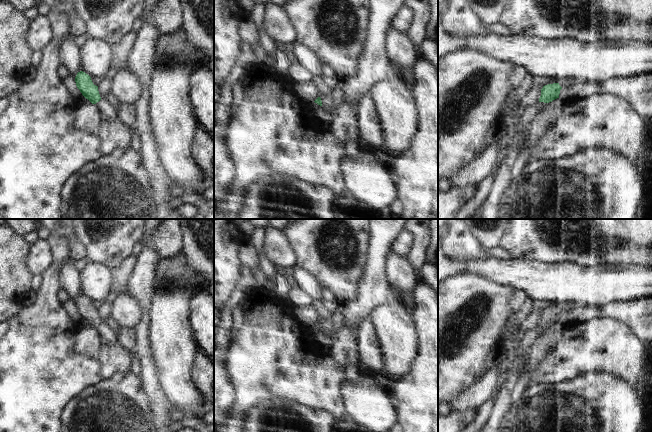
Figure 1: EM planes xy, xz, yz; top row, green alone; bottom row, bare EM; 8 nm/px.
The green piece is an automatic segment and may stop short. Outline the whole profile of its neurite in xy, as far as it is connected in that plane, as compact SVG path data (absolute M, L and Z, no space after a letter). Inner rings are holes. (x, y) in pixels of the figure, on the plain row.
M83 295L78 296L75 301L75 306L82 319L96 330L100 338L101 346L118 343L117 335L110 330L106 323L100 321L98 310L93 308L88 298Z

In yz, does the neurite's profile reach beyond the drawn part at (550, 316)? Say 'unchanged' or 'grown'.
grown

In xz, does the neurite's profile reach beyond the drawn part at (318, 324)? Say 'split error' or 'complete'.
split error

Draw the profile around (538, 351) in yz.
M557 322L544 332L541 337L537 337L535 343L528 349L530 354L527 357L527 361L522 368L522 371L530 372L531 369L542 362L549 350L553 350L558 342L562 340L564 324Z

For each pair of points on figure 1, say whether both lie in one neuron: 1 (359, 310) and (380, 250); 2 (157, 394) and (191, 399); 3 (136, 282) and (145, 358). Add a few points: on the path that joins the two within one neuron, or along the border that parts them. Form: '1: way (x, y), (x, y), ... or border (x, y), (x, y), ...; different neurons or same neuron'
1: way (370, 295), (374, 291), (376, 265); same neuron
2: border (154, 373), (159, 387), (170, 405); different neurons
3: way (144, 301), (142, 339); same neuron

